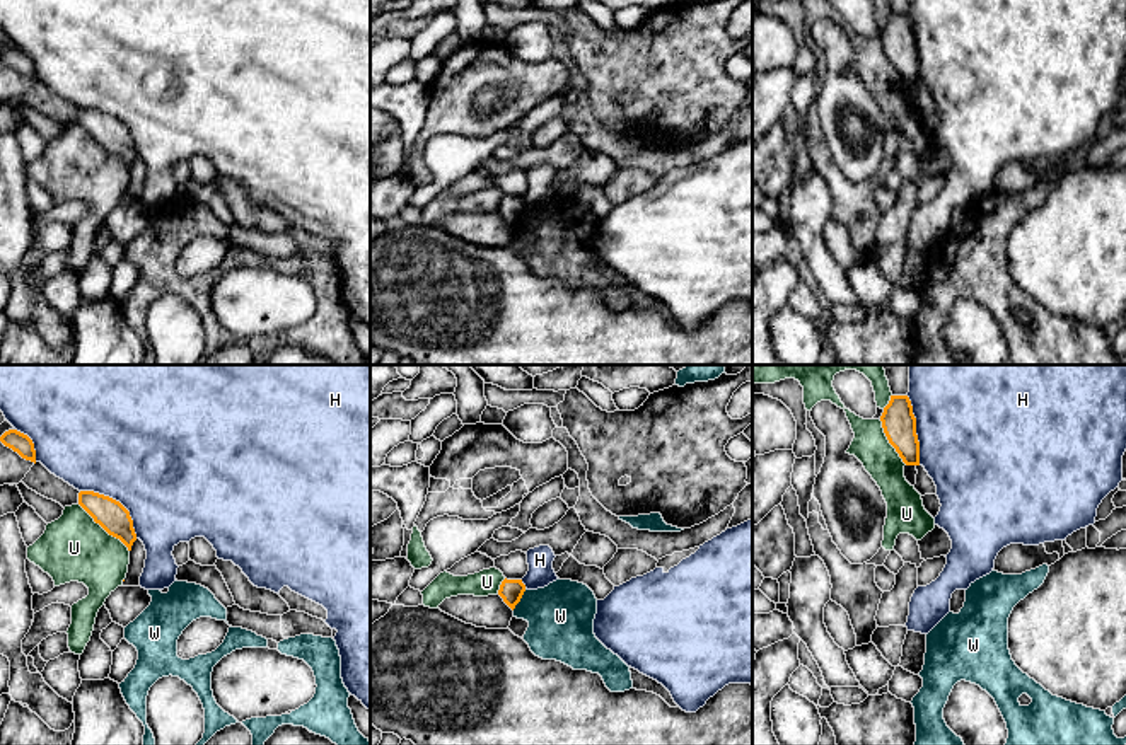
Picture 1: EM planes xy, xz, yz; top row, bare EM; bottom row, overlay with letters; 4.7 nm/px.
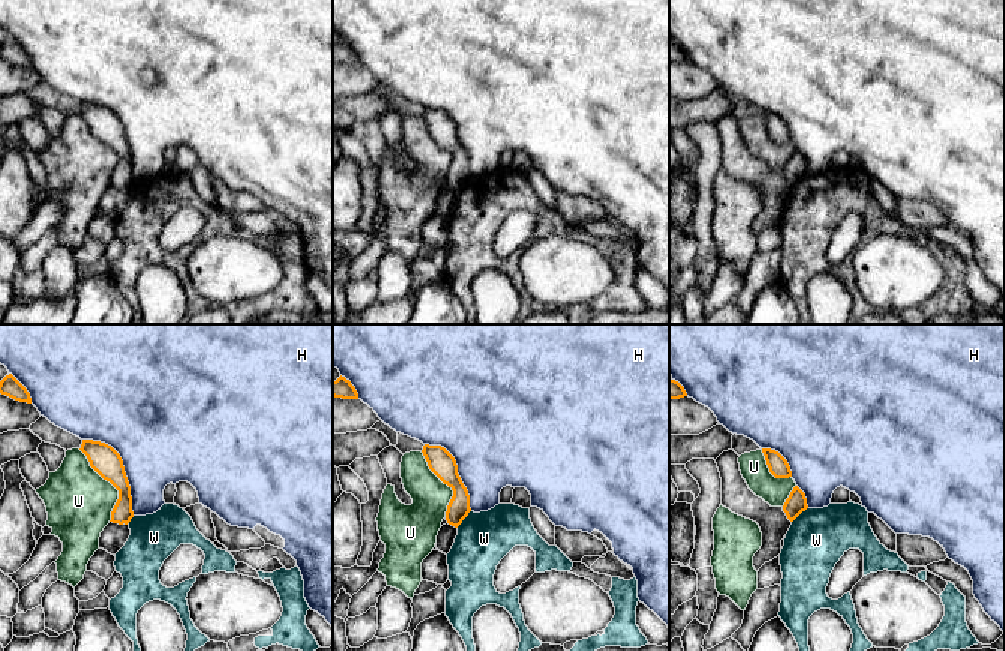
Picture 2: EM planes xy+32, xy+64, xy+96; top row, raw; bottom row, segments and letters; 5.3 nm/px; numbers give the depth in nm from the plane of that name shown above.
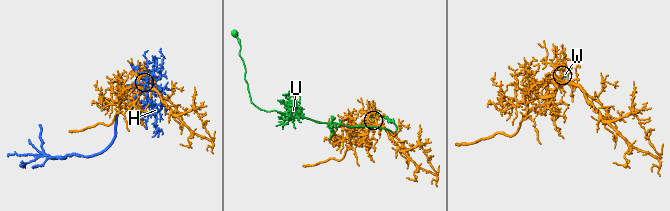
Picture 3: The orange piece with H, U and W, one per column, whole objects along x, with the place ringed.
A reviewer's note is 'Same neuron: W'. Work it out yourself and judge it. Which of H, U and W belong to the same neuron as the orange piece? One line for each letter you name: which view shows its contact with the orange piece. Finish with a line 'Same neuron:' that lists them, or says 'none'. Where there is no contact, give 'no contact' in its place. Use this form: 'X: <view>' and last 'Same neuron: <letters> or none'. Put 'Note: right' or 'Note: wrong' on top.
Note: wrong
Same neuron: none

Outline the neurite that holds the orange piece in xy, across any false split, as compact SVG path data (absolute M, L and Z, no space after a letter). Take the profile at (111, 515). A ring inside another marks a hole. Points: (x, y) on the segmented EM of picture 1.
M80 491L78 505L99 523L109 535L119 539L131 551L136 534L130 511L116 500L94 493Z

